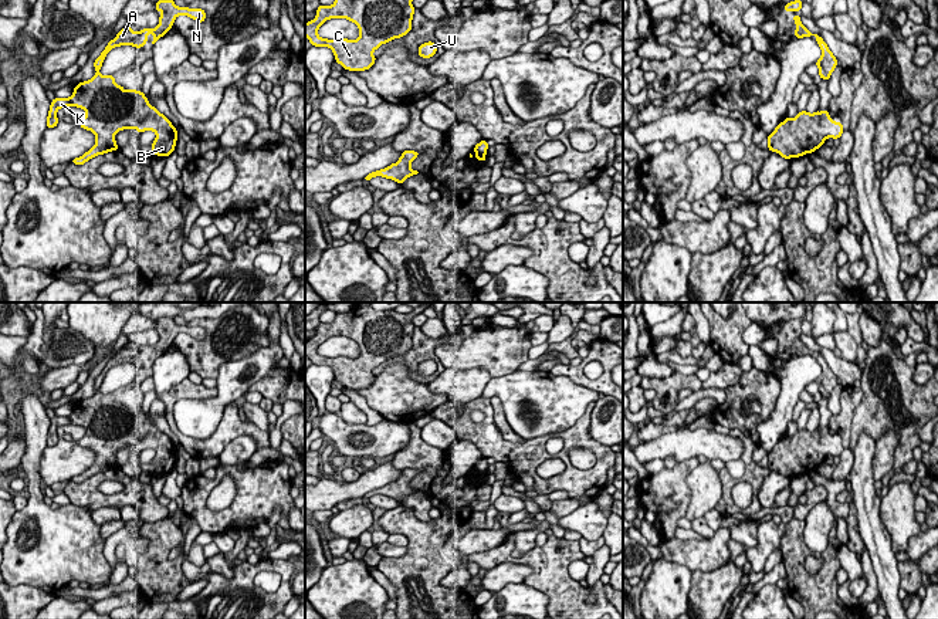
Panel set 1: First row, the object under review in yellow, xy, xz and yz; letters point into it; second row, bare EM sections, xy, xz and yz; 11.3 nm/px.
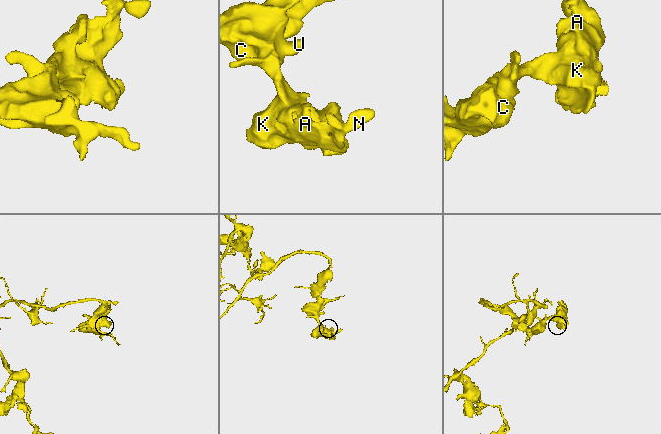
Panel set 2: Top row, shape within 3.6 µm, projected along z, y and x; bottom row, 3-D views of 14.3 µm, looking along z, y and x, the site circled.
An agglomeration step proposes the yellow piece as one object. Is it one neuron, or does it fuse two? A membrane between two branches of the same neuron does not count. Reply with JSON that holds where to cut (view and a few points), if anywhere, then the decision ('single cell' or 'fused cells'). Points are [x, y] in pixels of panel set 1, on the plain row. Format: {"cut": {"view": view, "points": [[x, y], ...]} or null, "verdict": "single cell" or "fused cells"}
{"cut": null, "verdict": "single cell"}

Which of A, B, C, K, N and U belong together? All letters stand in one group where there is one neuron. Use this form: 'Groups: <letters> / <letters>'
Groups: A B C K N U

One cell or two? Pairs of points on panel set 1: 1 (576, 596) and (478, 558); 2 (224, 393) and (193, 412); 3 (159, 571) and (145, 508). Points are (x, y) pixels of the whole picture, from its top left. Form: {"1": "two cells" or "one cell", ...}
{"1": "one cell", "2": "one cell", "3": "two cells"}

